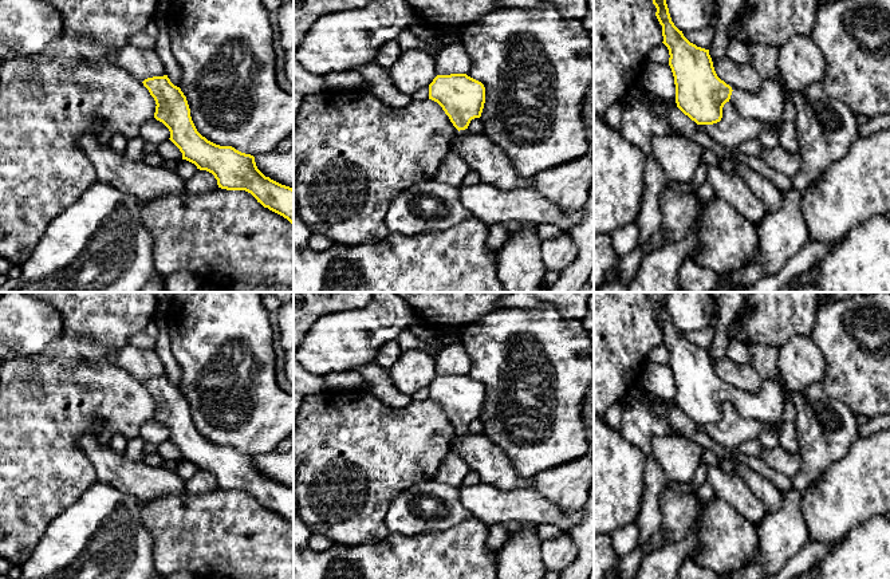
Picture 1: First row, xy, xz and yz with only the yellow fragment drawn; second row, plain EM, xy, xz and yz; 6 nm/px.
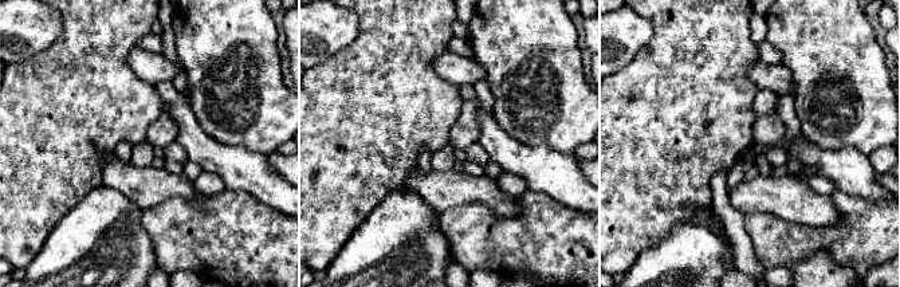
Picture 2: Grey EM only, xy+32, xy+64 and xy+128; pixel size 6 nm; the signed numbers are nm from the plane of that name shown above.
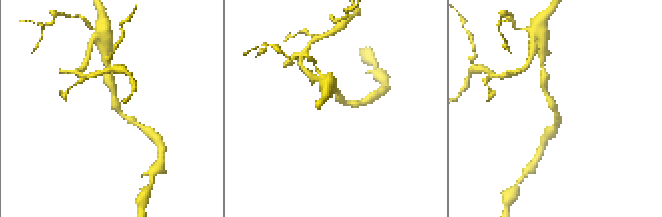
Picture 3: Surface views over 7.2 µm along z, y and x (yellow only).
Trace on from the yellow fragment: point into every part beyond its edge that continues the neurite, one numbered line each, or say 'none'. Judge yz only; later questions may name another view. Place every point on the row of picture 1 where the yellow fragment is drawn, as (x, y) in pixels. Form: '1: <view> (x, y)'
1: yz (767, 105)

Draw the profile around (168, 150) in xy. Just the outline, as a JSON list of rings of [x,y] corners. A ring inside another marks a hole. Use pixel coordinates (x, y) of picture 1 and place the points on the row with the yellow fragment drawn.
[[[170,139],[160,143],[157,146],[157,151],[164,158],[164,161],[169,161],[169,159],[173,159],[173,161],[177,161],[177,162],[182,161],[182,153]]]

